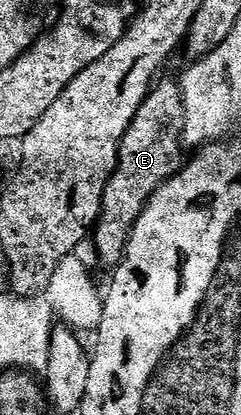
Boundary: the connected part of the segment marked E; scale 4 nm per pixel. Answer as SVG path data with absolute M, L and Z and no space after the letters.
M157 82L142 101L130 129L126 129L122 137L120 156L104 190L100 218L94 228L94 242L104 267L114 269L124 260L128 239L142 209L148 204L148 198L180 171L186 159L183 134L184 94L180 91L179 82Z

